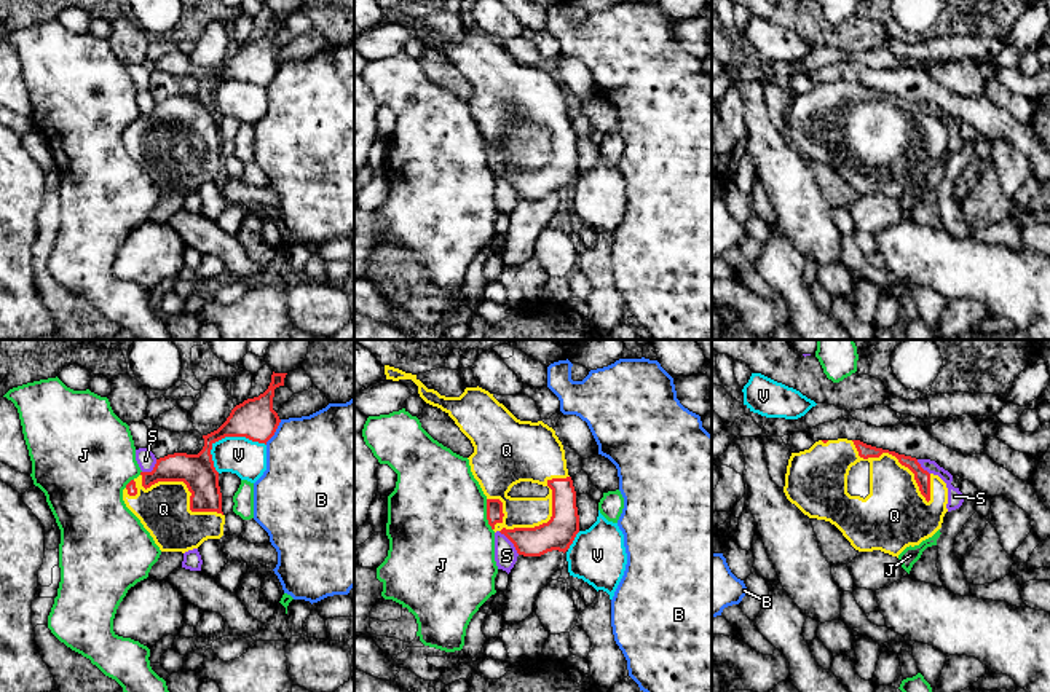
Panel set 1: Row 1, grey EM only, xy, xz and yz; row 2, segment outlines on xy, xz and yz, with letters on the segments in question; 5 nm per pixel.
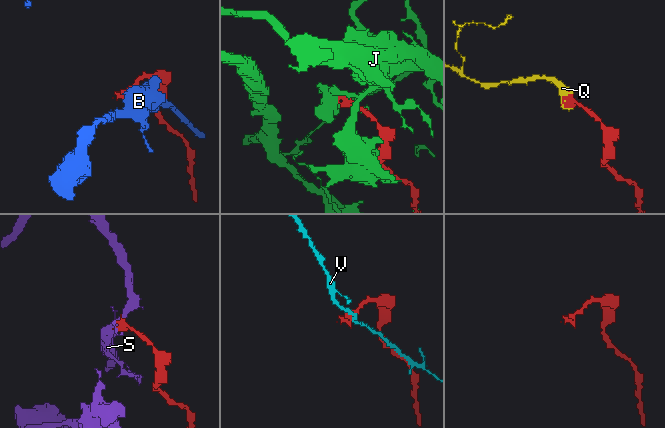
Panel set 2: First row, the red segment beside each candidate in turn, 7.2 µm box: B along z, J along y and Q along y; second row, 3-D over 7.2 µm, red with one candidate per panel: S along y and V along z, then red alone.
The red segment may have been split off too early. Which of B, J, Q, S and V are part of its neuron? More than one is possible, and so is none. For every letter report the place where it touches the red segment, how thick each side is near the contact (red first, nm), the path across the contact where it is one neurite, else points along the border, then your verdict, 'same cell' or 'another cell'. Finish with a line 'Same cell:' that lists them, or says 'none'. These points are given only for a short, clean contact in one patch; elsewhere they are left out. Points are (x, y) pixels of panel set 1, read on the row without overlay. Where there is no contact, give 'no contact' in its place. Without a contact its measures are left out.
B: contact xy (275, 74); calibres 200 and 480 nm; another cell
J: contact xz (487, 158); calibres 80 and 500 nm; another cell
Q: contact yz (894, 98); calibres 80 and 280 nm; same cell
S: contact xz (511, 184); calibres 160 and 110 nm; border xz (498, 174), (519, 196); another cell
V: contact xy (228, 78); calibres 200 and 190 nm; another cell
Same cell: Q

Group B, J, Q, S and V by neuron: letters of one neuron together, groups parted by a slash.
B / J / Q / S / V

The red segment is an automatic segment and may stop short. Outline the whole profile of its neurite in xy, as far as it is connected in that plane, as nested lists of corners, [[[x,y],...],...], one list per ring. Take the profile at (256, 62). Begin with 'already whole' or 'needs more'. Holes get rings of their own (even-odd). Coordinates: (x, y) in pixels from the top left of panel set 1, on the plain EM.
needs more; [[[273,14],[263,37],[236,48],[217,73],[203,78],[204,89],[198,97],[160,100],[152,115],[140,115],[126,128],[126,150],[161,195],[185,196],[223,179],[225,158],[212,88],[225,80],[246,80],[266,88],[281,65],[273,53],[273,40],[274,32],[284,29],[286,18]]]

